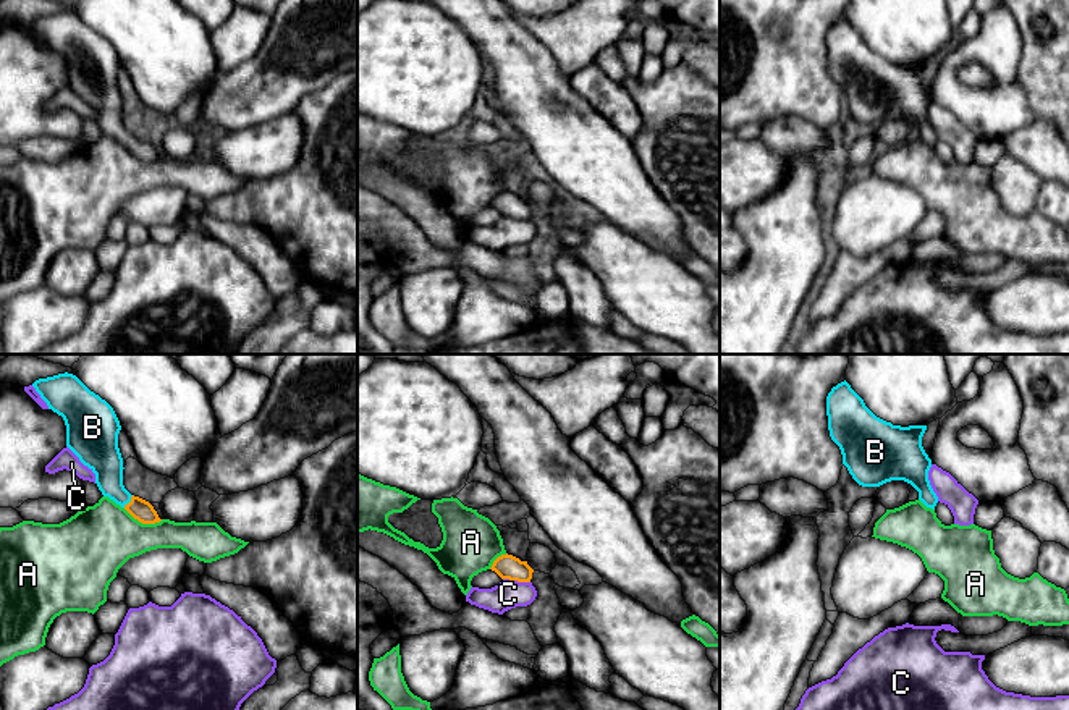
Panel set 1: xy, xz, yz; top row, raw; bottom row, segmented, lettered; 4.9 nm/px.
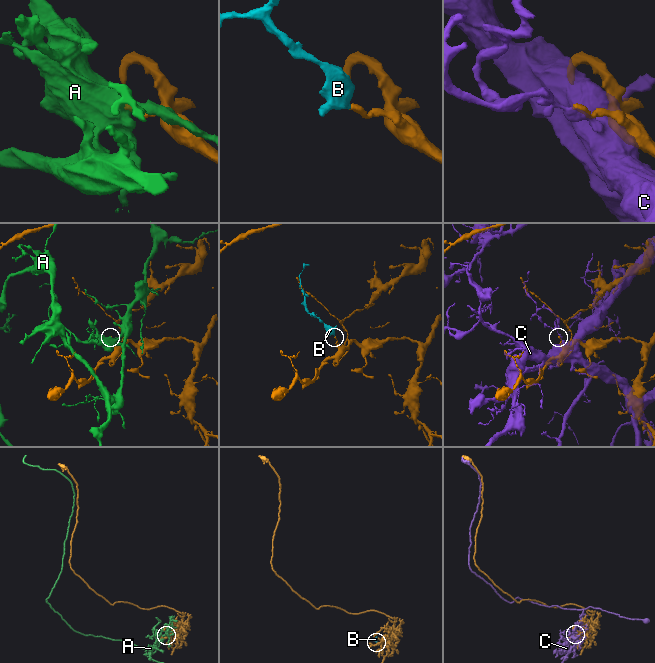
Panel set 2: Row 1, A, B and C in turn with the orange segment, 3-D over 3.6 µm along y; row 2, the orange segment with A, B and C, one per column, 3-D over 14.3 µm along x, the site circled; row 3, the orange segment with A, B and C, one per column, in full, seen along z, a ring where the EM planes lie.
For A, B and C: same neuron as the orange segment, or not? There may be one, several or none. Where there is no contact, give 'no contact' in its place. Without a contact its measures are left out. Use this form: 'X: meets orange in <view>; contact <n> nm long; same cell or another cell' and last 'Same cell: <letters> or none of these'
A: meets orange in xy; contact 200 nm long; another cell
B: meets orange in xy; contact 80 nm long; same cell
C: meets orange in xz; contact 140 nm long; another cell
Same cell: B

